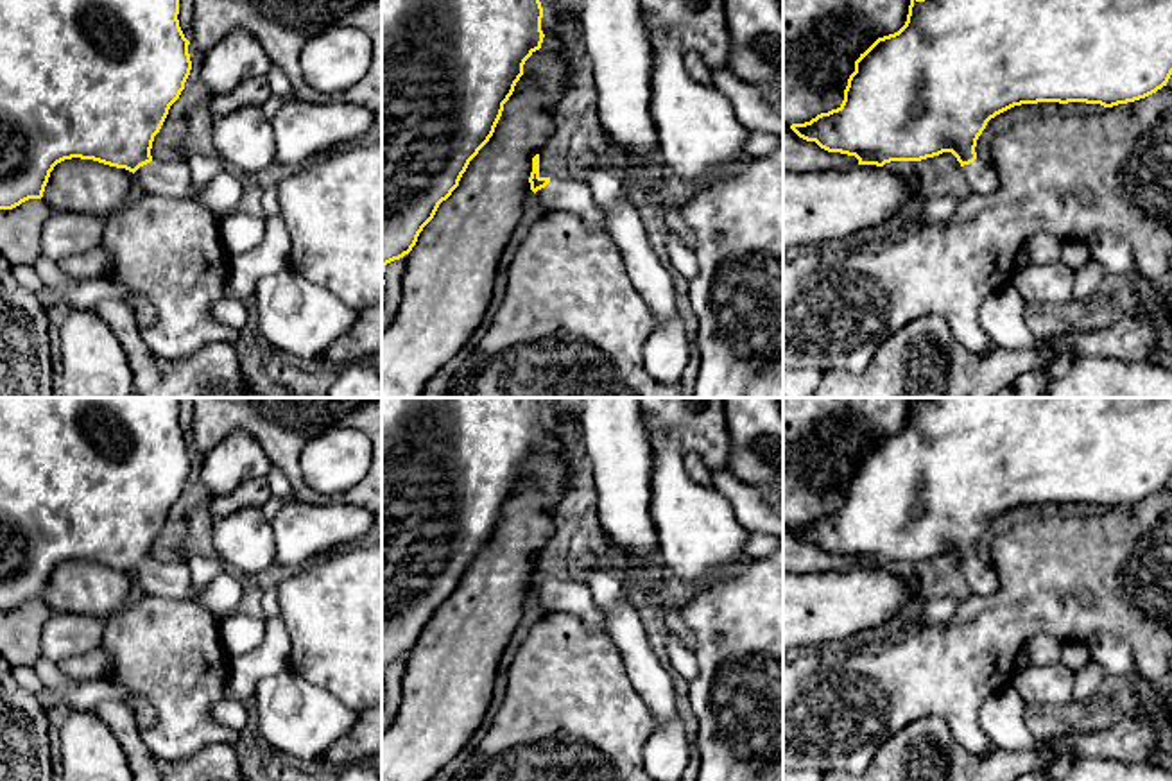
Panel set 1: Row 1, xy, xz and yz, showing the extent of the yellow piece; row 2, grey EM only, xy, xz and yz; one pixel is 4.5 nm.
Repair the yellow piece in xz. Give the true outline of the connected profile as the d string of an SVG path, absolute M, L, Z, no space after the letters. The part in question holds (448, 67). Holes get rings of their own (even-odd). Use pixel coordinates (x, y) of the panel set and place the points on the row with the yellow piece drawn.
M382 0L382 287L385 285L385 265L412 251L439 204L459 186L470 161L493 136L504 104L523 75L525 61L541 48L545 38L541 18L543 7L539 0Z

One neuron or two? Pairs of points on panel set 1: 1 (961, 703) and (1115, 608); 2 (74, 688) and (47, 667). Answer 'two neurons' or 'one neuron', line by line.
1: one neuron
2: one neuron

